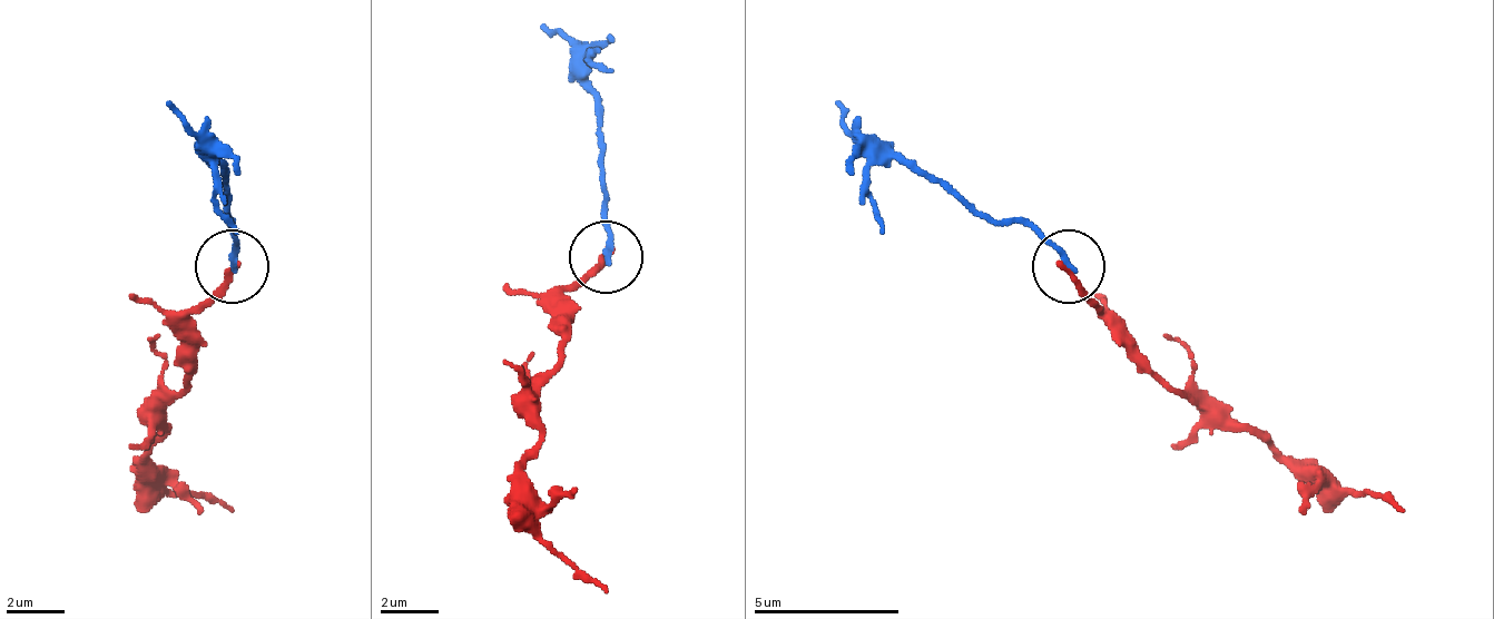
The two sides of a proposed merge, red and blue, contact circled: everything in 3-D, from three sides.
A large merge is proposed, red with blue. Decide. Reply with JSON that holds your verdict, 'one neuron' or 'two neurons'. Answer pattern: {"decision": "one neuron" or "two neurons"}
{"decision": "two neurons"}

